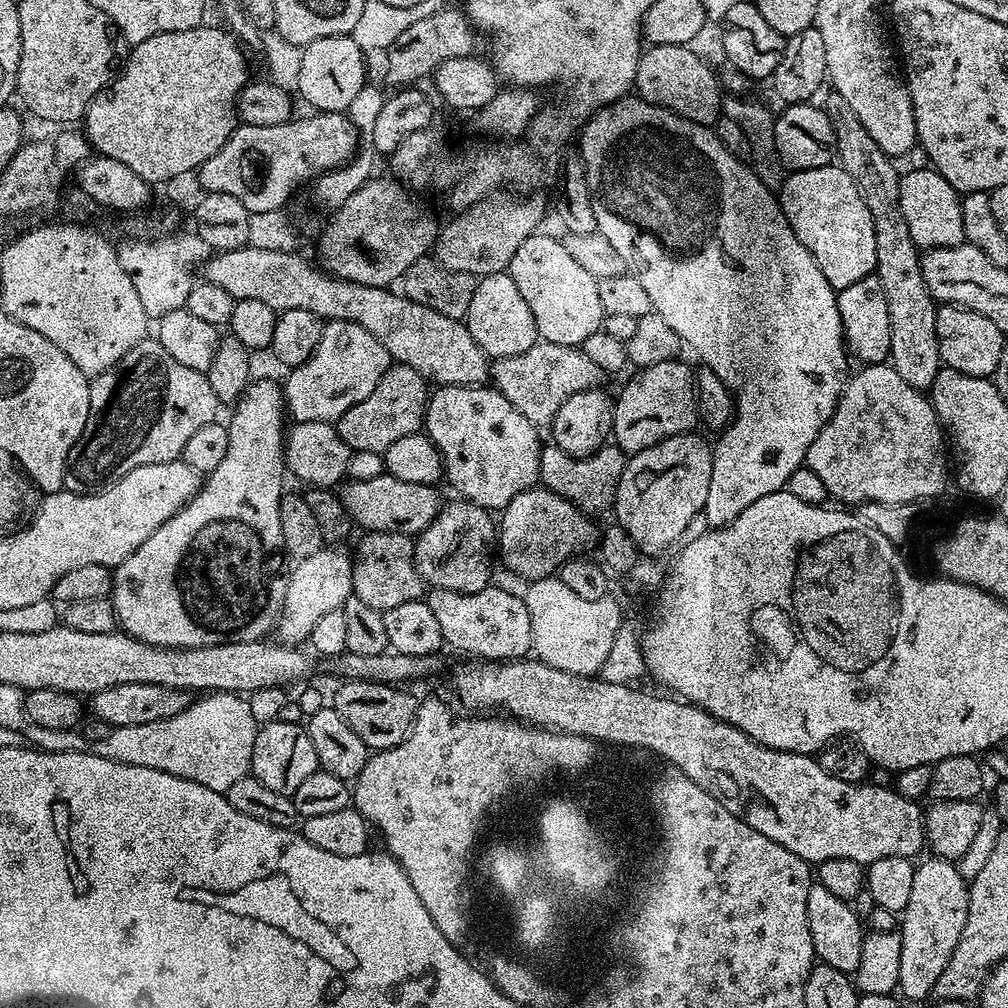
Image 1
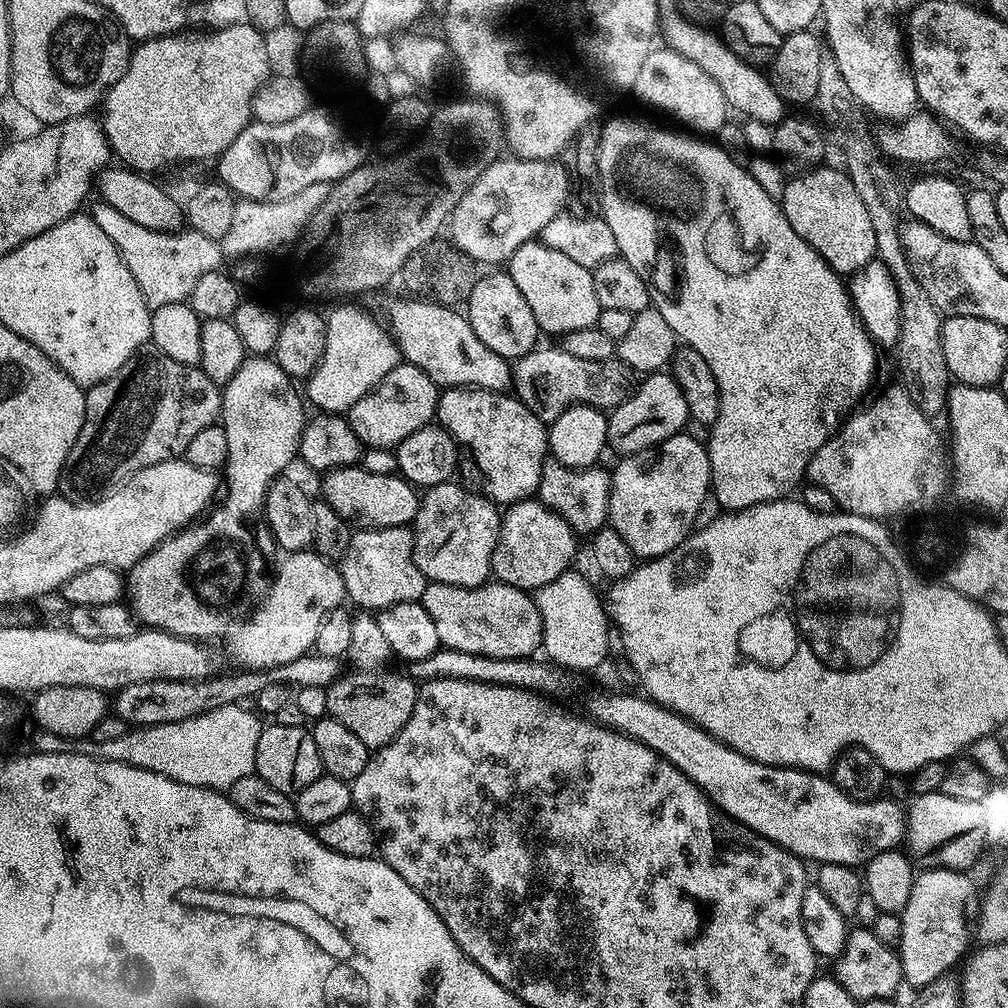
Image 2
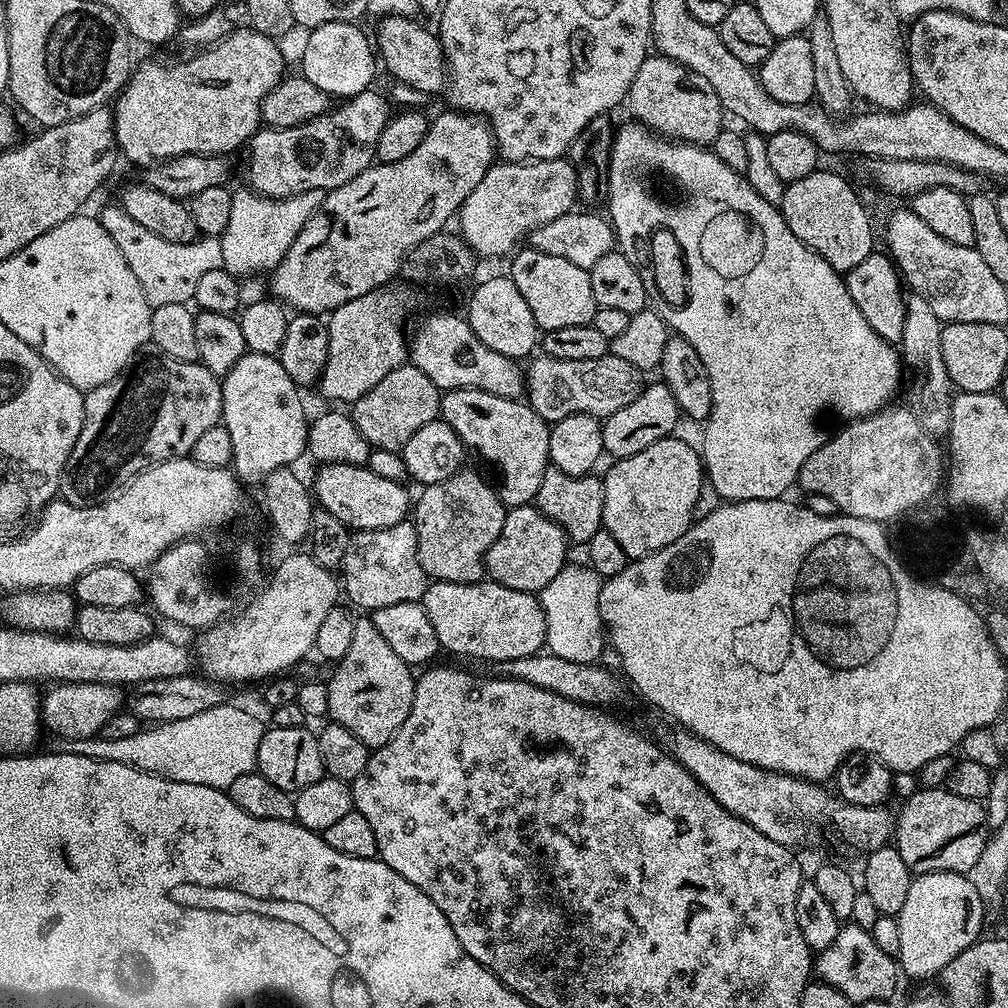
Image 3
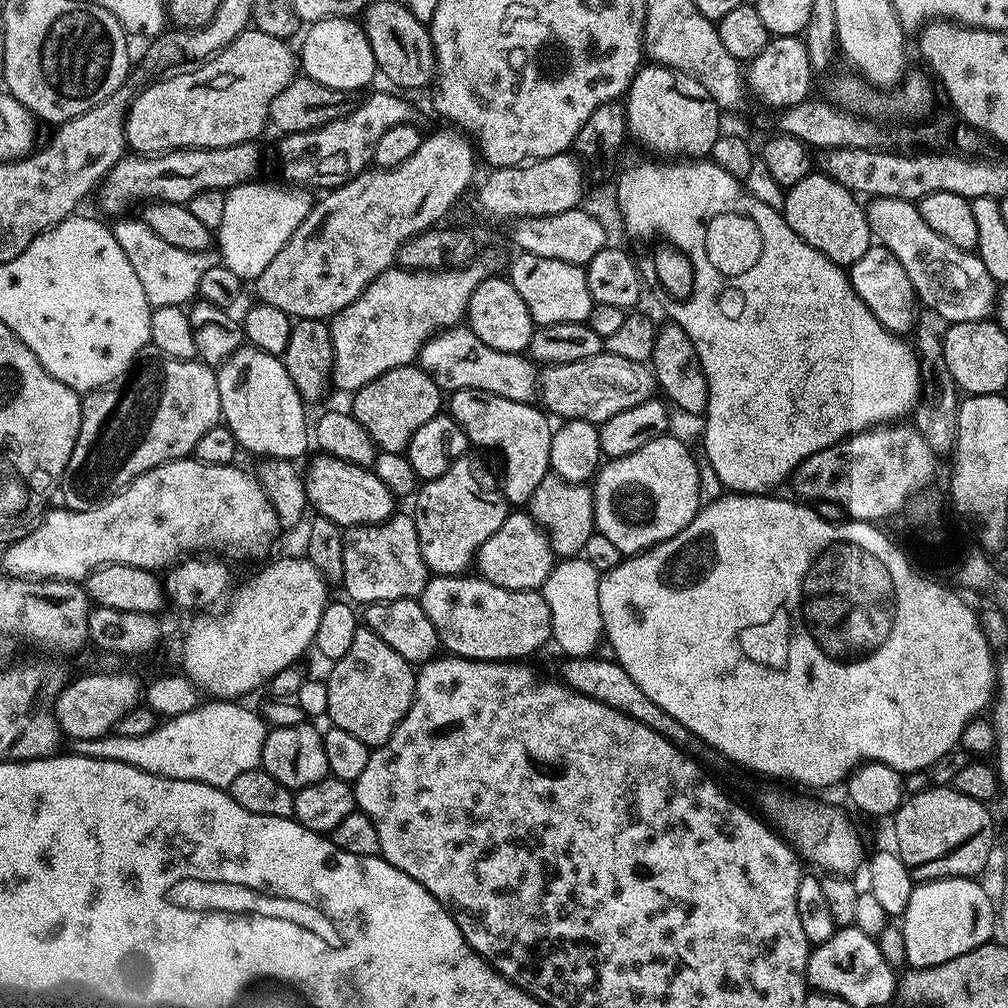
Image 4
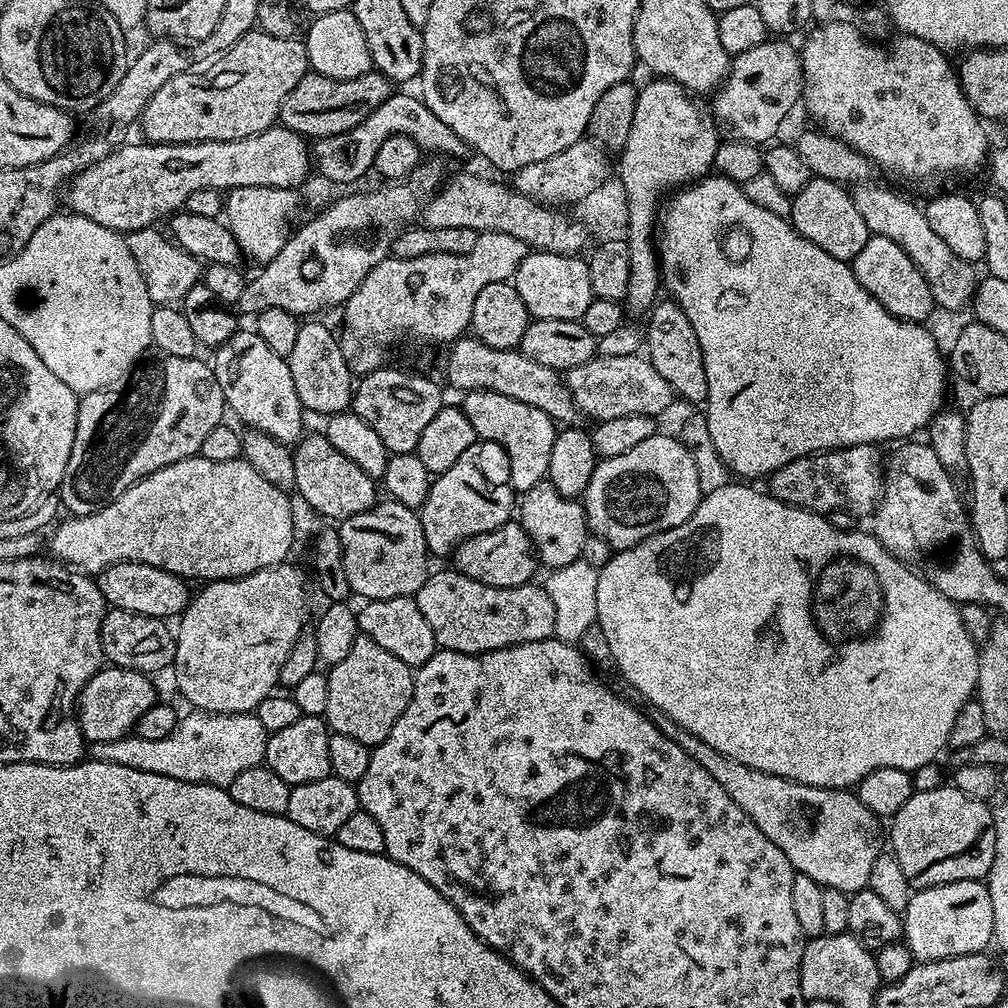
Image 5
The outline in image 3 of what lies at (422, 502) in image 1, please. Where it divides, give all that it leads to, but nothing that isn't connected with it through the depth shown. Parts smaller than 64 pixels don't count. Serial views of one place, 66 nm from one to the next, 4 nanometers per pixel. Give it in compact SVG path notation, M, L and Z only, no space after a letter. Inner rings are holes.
M320 464L314 484L314 500L349 530L378 530L405 523L410 512L410 496L405 485L397 480L382 478L362 464Z

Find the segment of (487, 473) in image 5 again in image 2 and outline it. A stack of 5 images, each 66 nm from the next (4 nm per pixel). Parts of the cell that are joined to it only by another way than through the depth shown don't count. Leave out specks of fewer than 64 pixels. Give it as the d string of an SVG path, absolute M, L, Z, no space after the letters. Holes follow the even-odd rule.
M457 482L439 484L427 489L420 496L420 509L416 511L414 521L414 562L422 570L425 581L446 586L476 588L489 579L492 571L492 555L500 537L502 512L487 496L479 491L471 492Z

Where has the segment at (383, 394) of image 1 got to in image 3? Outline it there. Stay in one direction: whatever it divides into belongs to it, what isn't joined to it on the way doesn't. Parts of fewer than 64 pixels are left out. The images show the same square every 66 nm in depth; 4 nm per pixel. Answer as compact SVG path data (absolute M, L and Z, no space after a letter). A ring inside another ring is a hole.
M405 362L401 368L390 370L378 386L366 390L362 398L351 401L350 415L362 438L366 438L373 449L400 452L416 431L438 419L441 395L441 389L436 388L434 382L422 374L422 370Z

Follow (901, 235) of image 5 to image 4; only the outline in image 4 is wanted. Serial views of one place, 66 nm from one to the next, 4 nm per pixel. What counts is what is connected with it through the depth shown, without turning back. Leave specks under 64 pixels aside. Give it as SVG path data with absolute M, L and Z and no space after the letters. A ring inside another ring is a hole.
M878 196L867 201L866 211L868 229L902 262L923 307L925 304L930 311L937 312L948 324L987 320L993 315L998 285L986 274L986 266L982 266L975 251L963 252L946 242L942 234L934 234L934 230L926 226L919 207L909 200Z

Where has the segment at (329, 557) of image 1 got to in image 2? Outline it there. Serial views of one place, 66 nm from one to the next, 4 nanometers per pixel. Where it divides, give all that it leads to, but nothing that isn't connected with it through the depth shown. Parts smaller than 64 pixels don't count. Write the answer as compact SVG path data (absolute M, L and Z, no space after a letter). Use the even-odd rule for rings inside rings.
M315 550L294 552L285 560L288 561L281 566L264 605L253 614L252 621L240 640L240 656L249 669L277 668L286 662L294 662L294 658L309 655L316 647L318 626L322 626L322 618L326 618L326 614L330 614L335 608L341 607L346 600L342 574L333 561L319 556Z

